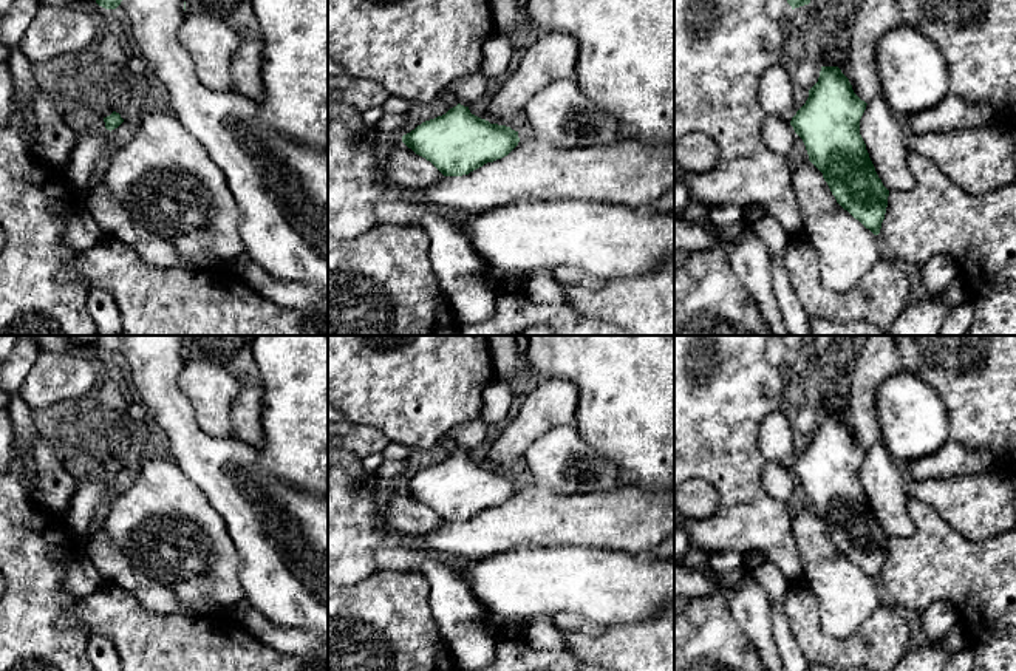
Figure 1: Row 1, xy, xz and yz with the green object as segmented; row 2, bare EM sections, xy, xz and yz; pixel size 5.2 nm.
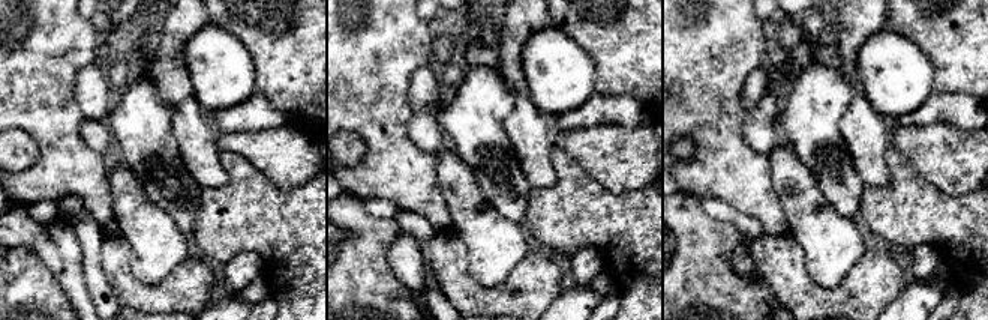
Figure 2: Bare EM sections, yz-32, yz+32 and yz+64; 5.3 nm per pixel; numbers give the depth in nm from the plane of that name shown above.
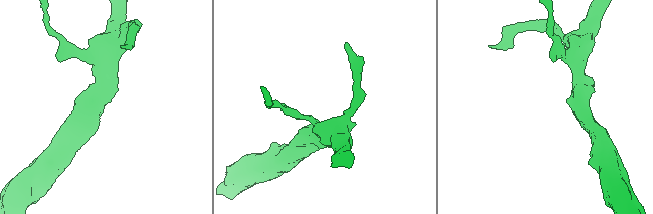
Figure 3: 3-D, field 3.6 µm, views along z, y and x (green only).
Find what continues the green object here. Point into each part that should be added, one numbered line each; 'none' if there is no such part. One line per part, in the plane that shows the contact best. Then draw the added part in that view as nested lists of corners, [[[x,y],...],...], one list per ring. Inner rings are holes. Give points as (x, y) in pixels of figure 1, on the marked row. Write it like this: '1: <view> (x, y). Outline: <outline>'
1: yz (777, 91). Outline: [[[787,62],[773,65],[759,85],[759,100],[767,116],[778,116],[787,122],[796,114],[795,83]]]

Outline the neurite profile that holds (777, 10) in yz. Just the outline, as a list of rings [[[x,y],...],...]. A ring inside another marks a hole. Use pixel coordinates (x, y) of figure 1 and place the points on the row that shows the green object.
[[[765,0],[765,12],[775,20],[781,20],[789,11],[792,6],[787,0]]]

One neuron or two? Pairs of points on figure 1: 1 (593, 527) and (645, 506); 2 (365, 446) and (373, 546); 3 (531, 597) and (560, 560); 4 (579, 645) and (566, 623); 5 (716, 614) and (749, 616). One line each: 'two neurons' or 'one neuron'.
1: one neuron
2: two neurons
3: one neuron
4: two neurons
5: two neurons

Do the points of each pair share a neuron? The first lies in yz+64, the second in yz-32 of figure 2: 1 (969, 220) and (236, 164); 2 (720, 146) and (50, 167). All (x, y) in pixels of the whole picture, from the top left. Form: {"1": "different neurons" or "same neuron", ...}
{"1": "same neuron", "2": "same neuron"}

